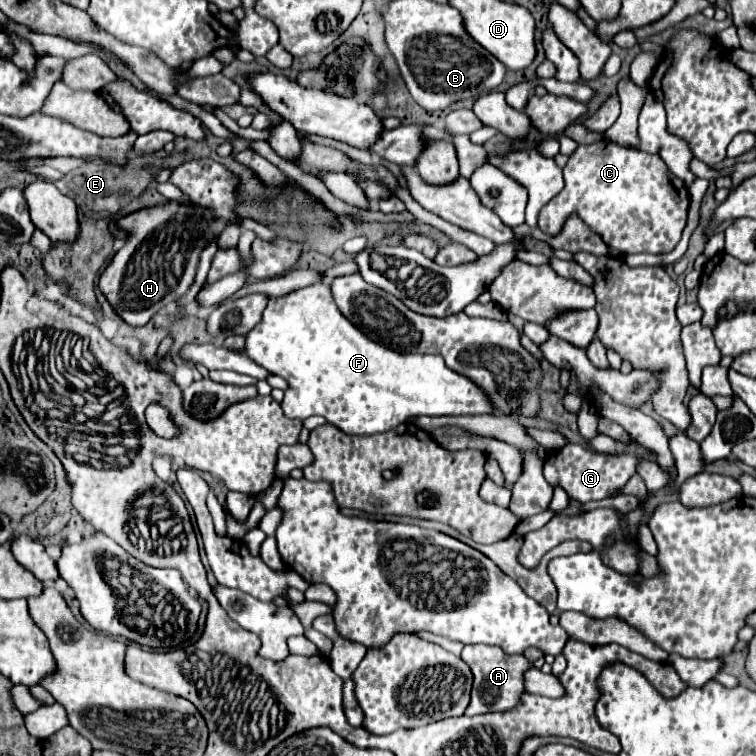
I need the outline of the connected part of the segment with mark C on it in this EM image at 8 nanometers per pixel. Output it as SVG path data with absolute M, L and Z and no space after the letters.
M600 138L592 144L578 144L564 166L564 182L564 188L540 210L538 226L544 234L560 234L566 220L576 214L606 246L620 254L666 254L680 242L690 196L688 188L672 178L660 156L622 148Z

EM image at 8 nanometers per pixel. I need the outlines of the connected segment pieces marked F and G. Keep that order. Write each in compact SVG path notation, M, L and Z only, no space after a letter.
M322 282L294 290L286 296L268 298L262 320L246 335L246 354L256 364L276 376L282 376L290 388L282 400L288 418L306 420L308 416L324 416L330 424L346 434L380 434L406 422L410 416L460 416L460 414L494 414L488 398L468 382L468 378L452 372L440 356L432 354L398 354L364 336L332 302L330 288Z
M566 444L564 448L556 450L550 454L550 458L544 464L544 476L552 486L562 486L570 498L576 498L580 502L590 502L590 500L604 500L612 494L612 490L622 488L628 478L636 472L636 462L638 458L630 456L608 456L608 454L598 454L598 452L588 452L582 446Z

